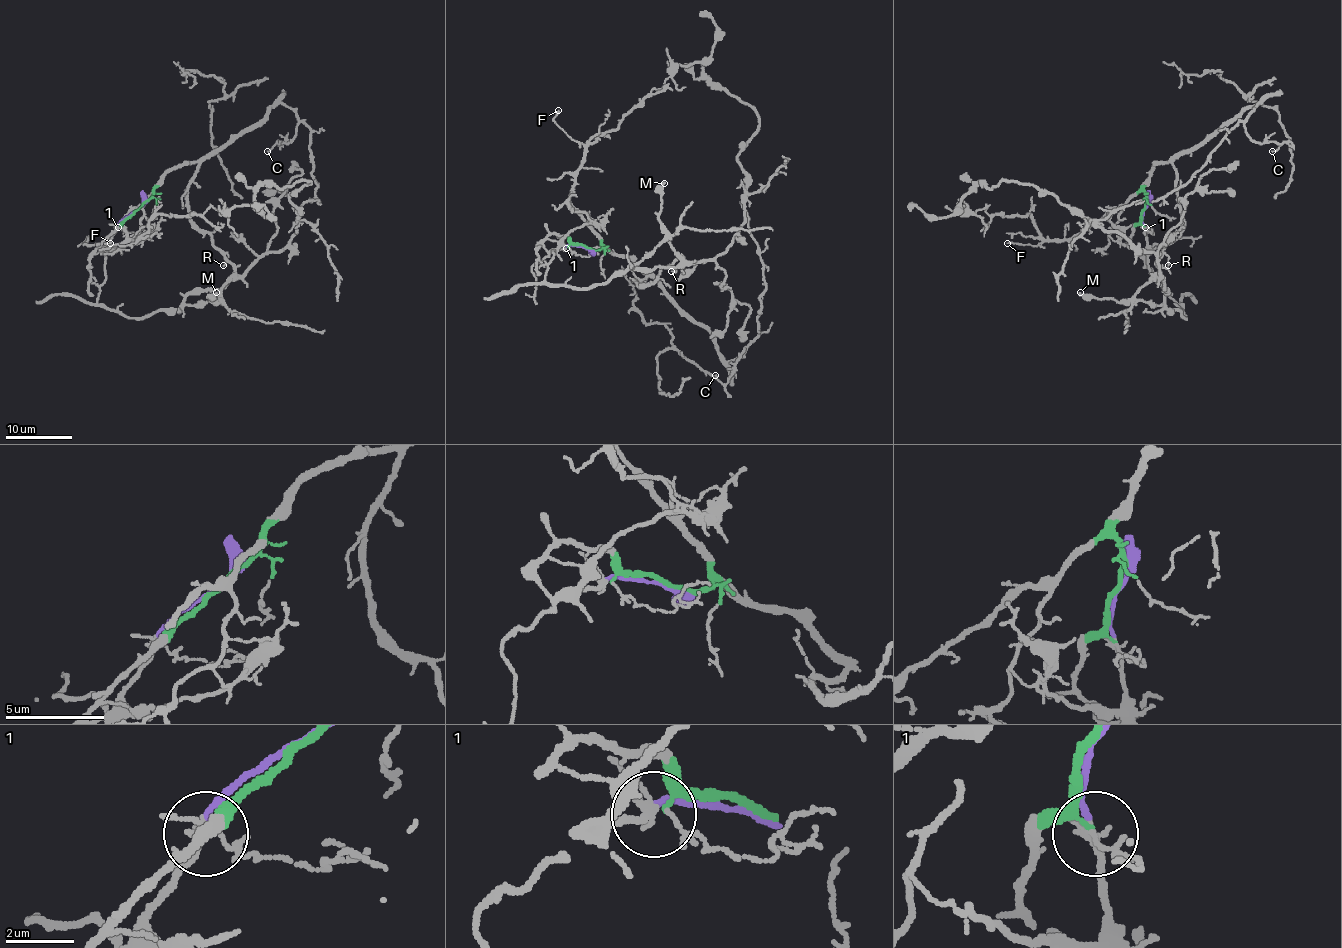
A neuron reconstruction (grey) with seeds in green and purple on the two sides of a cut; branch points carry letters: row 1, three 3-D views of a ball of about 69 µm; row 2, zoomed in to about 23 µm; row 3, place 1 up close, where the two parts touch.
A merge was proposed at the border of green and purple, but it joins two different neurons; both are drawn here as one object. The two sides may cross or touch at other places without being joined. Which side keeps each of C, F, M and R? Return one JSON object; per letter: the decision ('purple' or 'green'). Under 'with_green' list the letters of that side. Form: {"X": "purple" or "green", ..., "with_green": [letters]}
{"C": "green", "F": "green", "M": "purple", "R": "green", "with_green": ["C", "F", "R"]}

